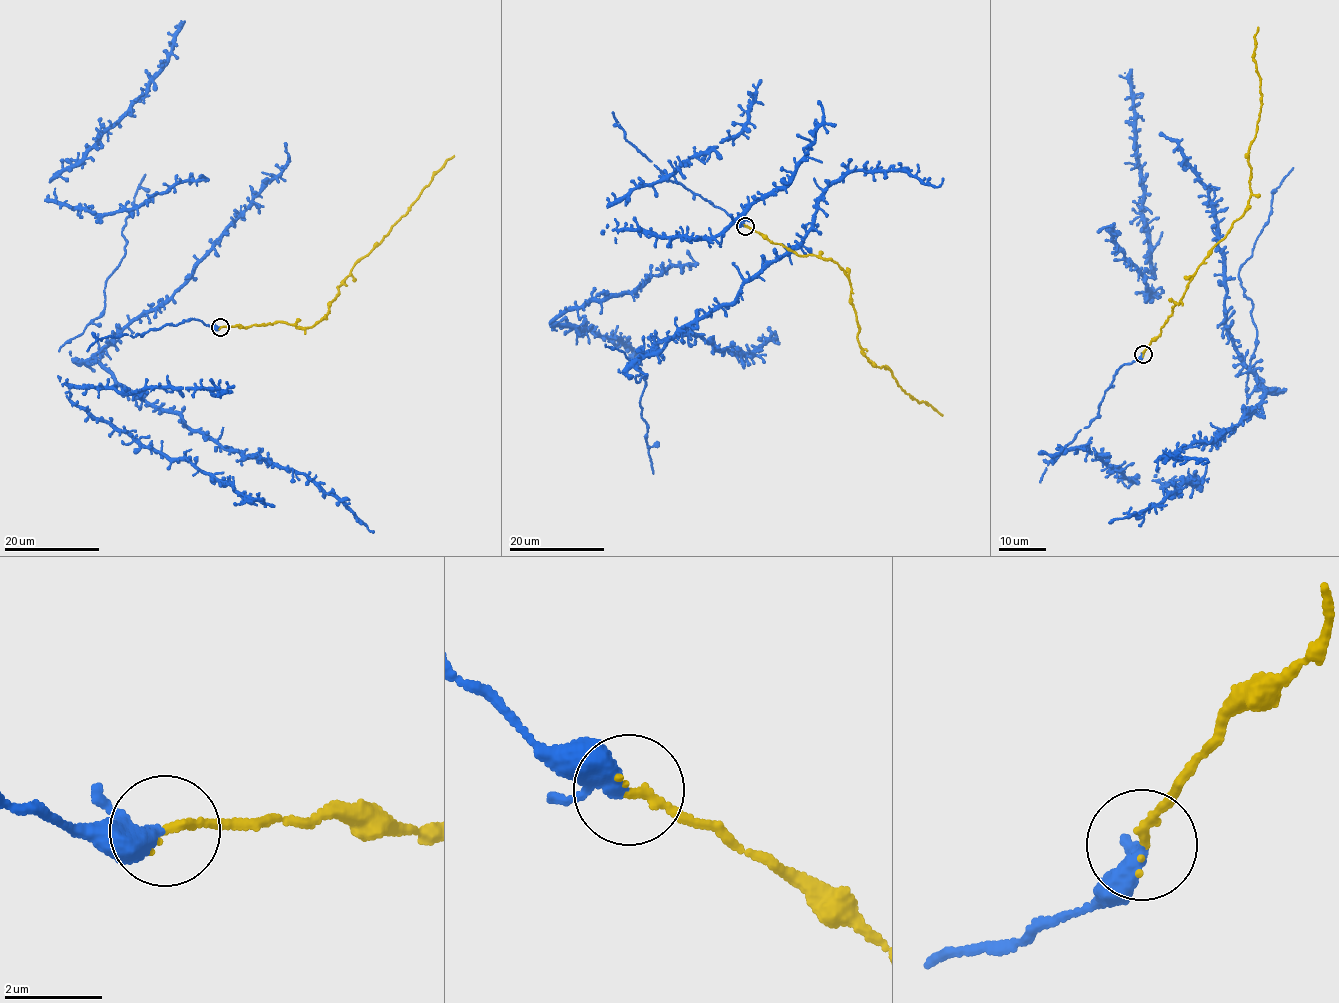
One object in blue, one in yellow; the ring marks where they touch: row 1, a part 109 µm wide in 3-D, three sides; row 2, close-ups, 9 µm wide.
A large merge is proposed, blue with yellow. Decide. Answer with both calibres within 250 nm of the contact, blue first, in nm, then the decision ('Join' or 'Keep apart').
Thickness 300 nm (blue) against 160 nm. Join

